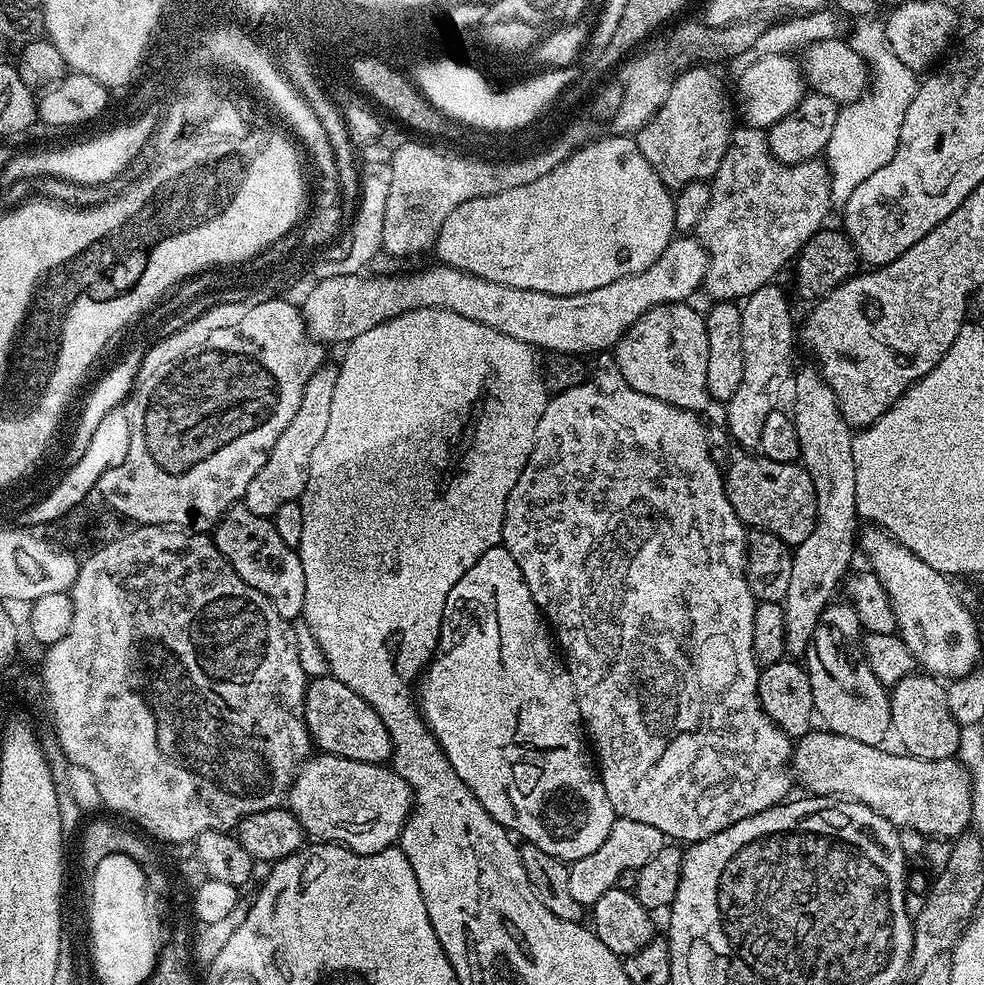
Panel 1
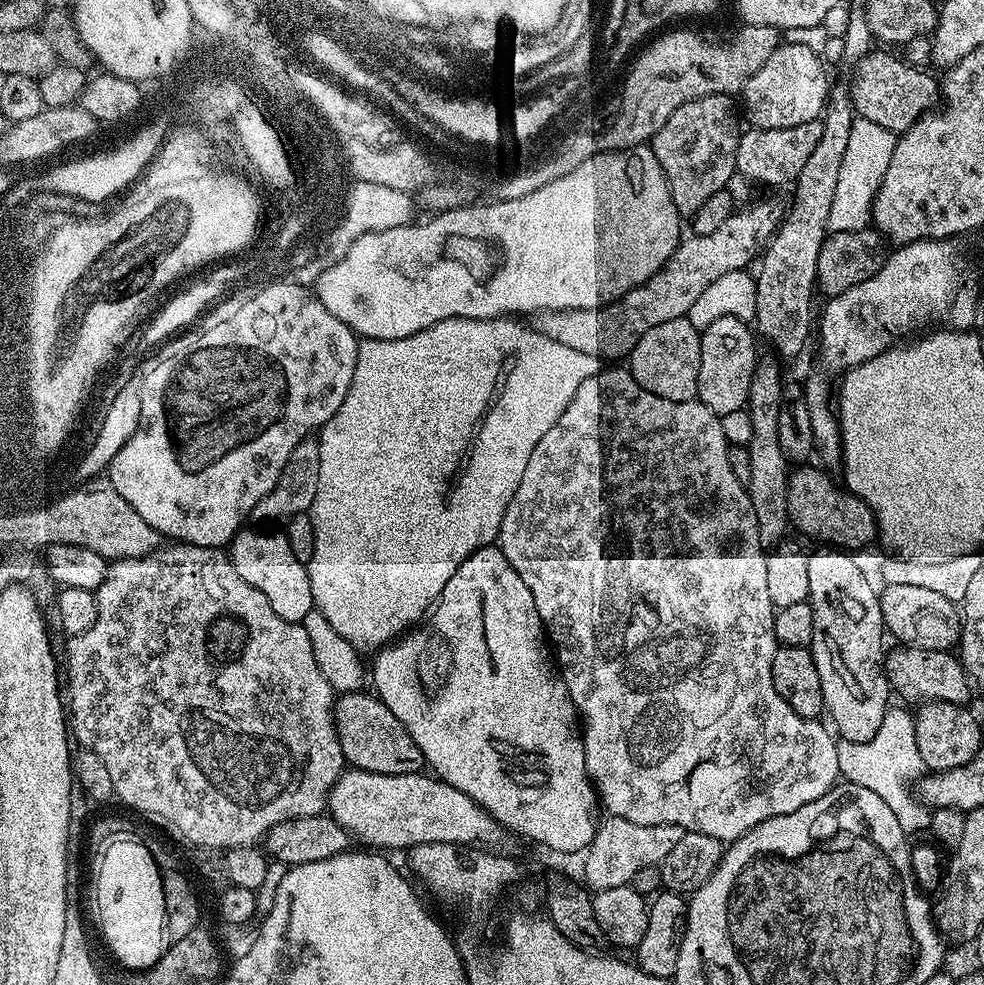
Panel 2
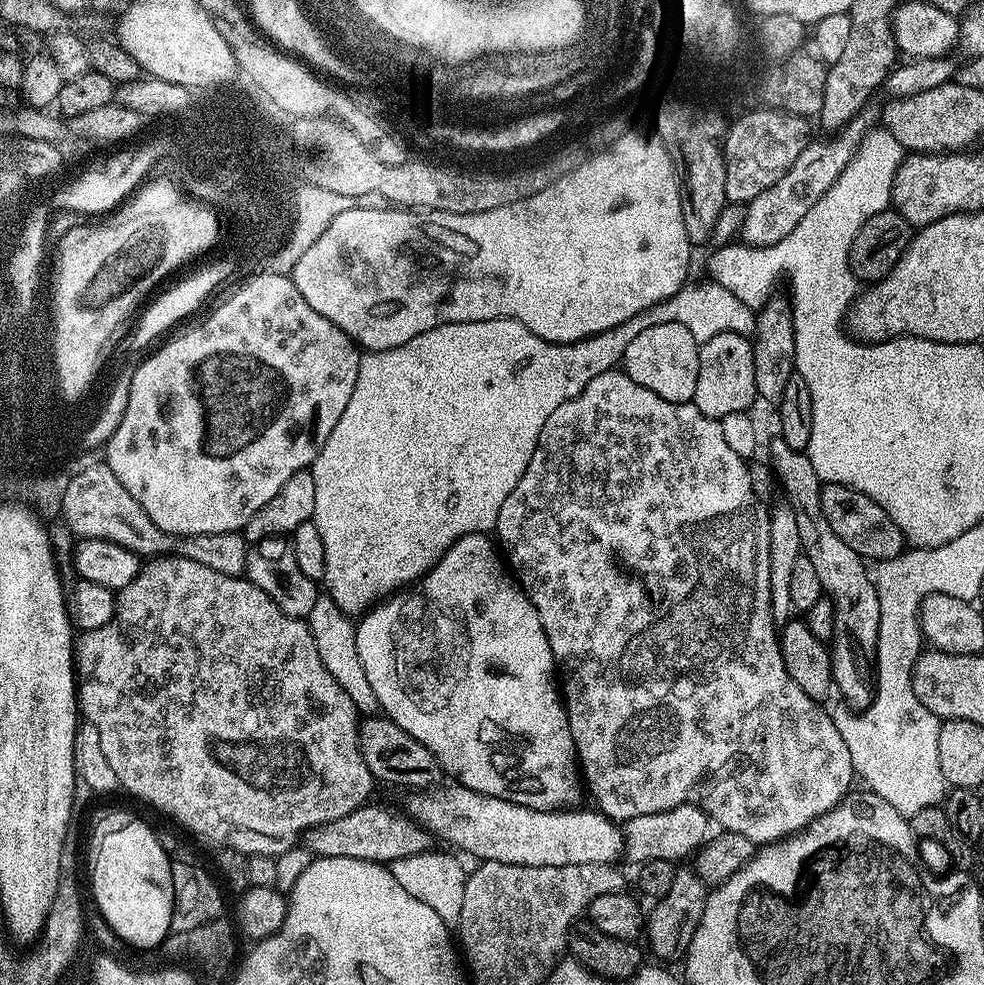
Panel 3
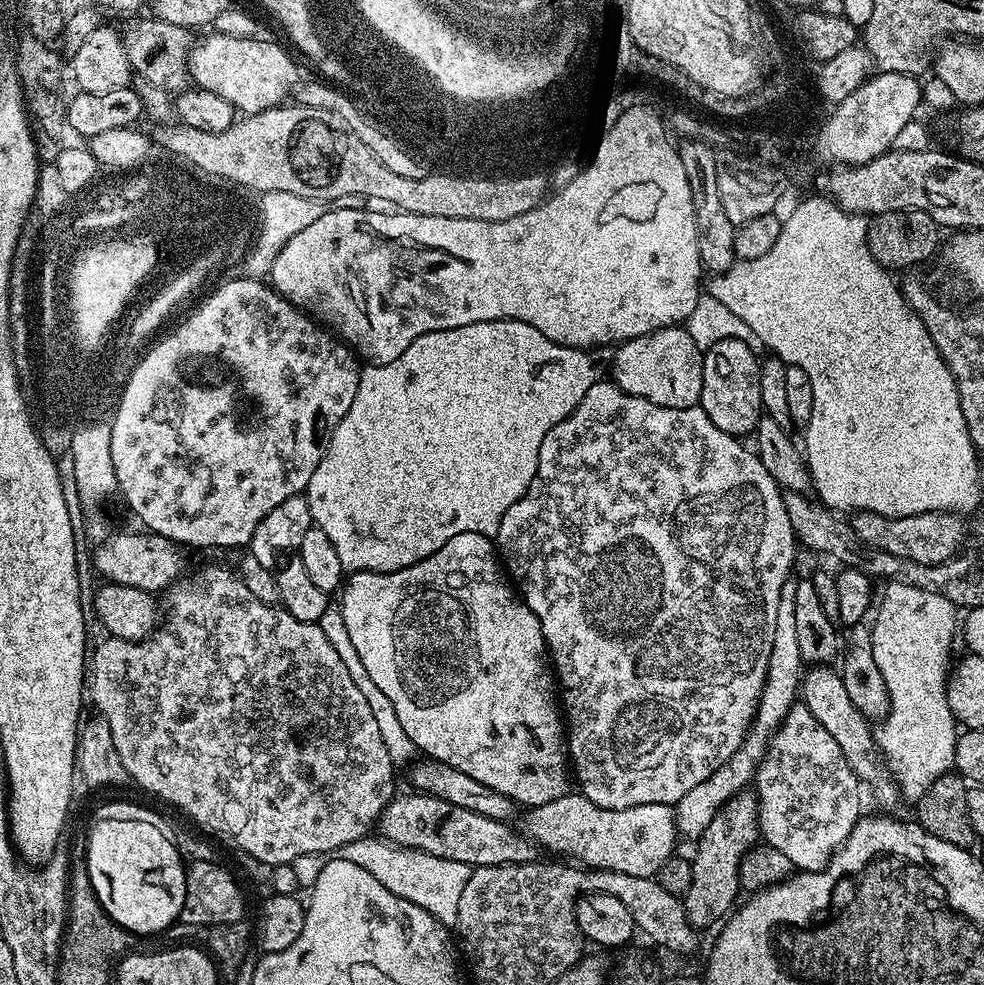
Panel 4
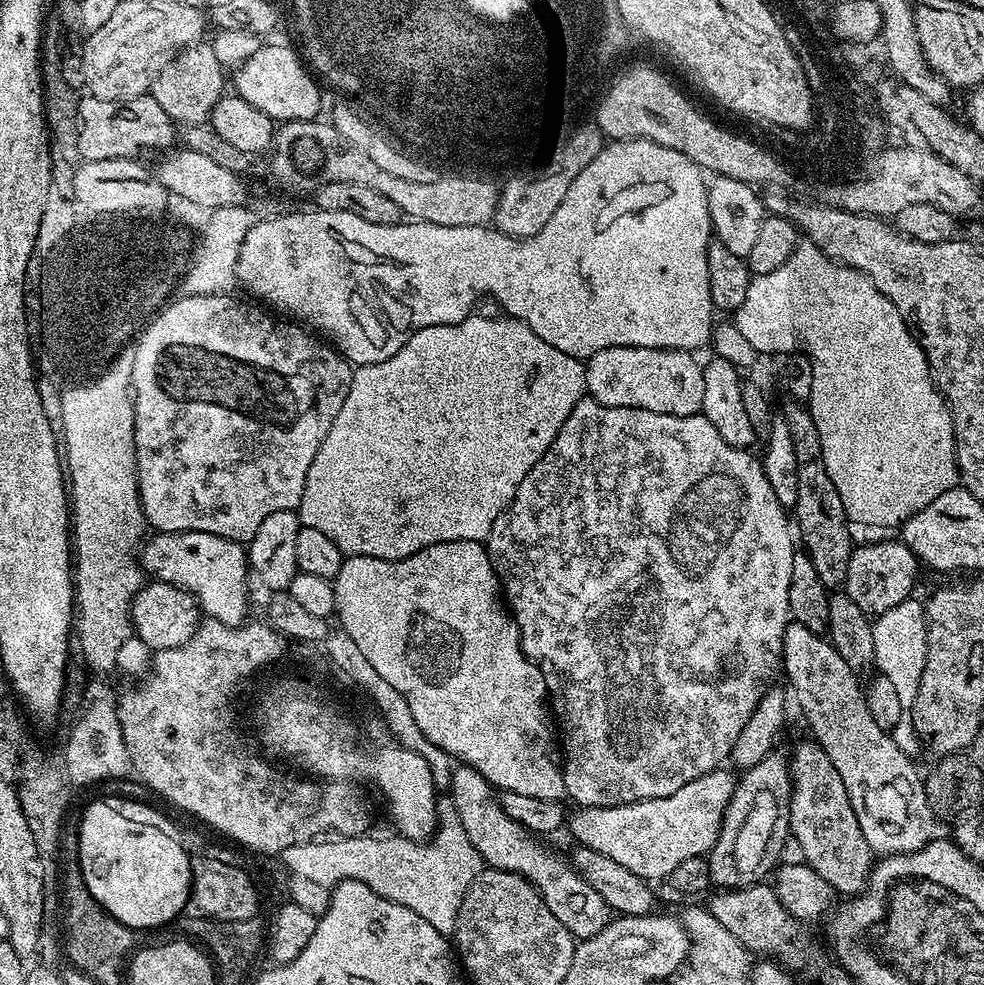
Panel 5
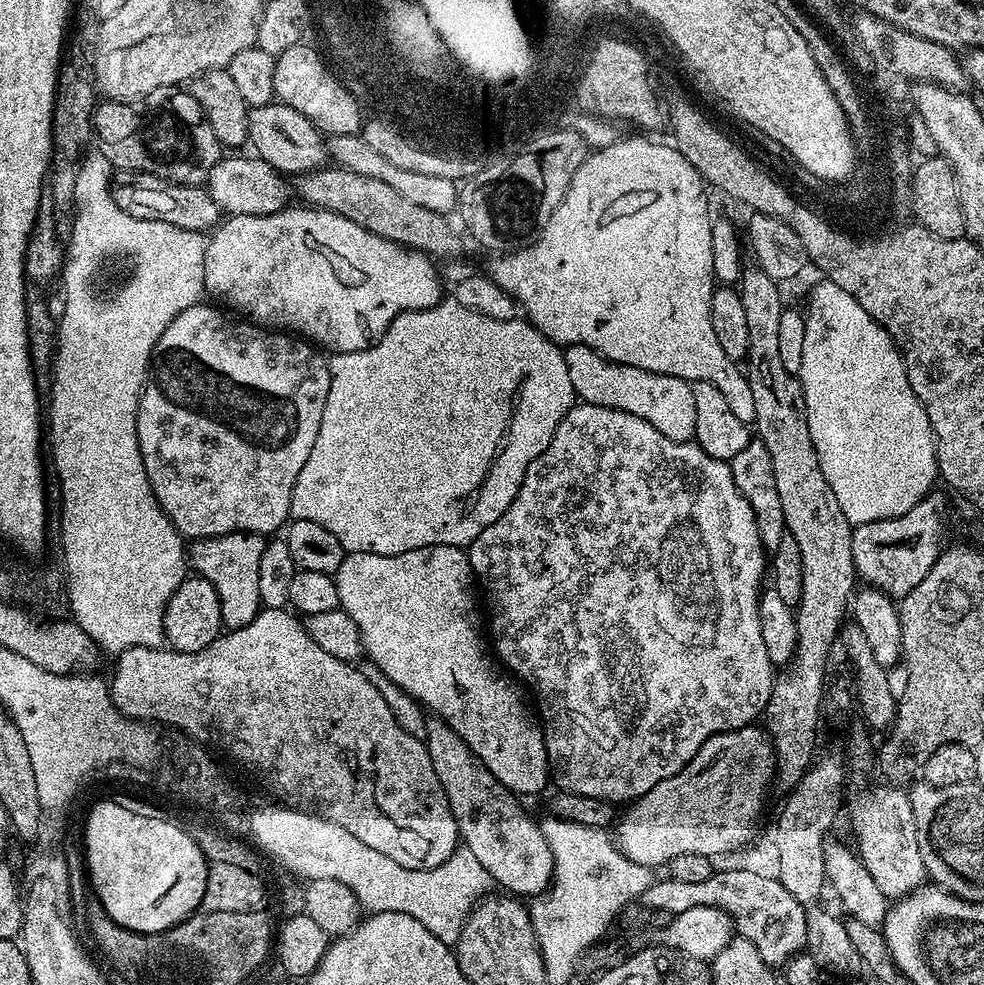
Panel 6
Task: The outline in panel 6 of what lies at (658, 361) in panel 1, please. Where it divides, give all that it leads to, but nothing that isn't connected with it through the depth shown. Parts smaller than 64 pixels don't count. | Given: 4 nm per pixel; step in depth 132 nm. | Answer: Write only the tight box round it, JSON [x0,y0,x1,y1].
[563,344,696,442]

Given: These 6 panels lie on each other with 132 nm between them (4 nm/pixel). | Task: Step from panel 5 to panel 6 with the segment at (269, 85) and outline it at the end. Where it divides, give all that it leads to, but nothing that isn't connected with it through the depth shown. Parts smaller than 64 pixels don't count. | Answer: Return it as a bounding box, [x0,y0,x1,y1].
[273,44,362,136]

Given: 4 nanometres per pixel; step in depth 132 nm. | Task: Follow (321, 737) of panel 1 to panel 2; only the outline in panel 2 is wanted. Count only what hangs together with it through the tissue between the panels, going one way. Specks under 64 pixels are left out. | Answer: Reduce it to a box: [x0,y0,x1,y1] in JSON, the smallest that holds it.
[334,691,426,774]

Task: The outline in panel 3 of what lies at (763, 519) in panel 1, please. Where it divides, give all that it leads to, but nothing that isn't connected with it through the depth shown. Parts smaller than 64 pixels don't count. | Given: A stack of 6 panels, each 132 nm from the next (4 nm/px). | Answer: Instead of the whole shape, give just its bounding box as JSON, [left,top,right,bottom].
[821,484,906,562]

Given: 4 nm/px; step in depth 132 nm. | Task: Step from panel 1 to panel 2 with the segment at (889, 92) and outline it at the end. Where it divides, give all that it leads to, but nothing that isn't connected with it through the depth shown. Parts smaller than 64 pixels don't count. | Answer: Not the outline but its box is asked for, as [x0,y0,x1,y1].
[829,119,897,233]

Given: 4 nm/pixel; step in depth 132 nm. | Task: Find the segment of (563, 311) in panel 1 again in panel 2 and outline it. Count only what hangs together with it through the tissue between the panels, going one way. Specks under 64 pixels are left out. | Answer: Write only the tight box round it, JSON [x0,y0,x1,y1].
[534,200,780,362]

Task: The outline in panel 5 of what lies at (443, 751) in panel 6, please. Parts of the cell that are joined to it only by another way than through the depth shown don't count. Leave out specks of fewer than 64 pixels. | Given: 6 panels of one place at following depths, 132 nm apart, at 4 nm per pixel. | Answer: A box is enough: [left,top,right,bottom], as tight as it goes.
[446,763,614,941]

